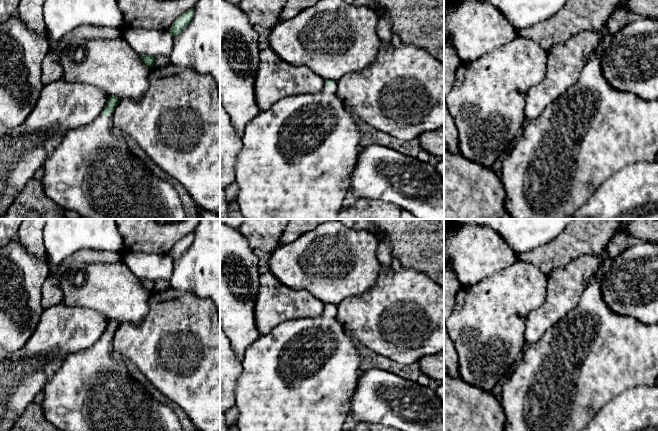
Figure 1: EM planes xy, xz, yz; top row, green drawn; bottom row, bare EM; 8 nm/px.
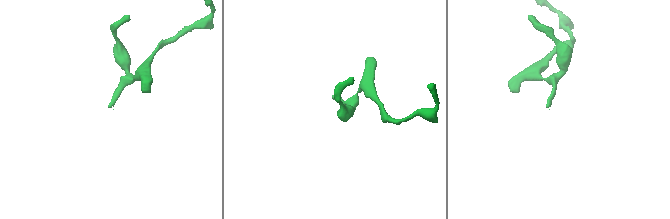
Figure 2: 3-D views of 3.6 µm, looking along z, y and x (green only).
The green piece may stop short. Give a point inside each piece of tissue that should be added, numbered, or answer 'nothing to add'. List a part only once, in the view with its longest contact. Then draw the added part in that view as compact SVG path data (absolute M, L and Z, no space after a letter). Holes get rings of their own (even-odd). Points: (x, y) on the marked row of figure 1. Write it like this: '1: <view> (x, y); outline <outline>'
1: xz (296, 157); outline M324 82L323 89L313 94L286 96L272 105L268 110L261 111L250 120L241 136L242 147L235 163L235 182L239 187L236 198L237 208L244 219L337 219L347 194L348 178L354 168L355 160L361 151L360 132L355 123L355 116L337 96L337 82L329 88Z

